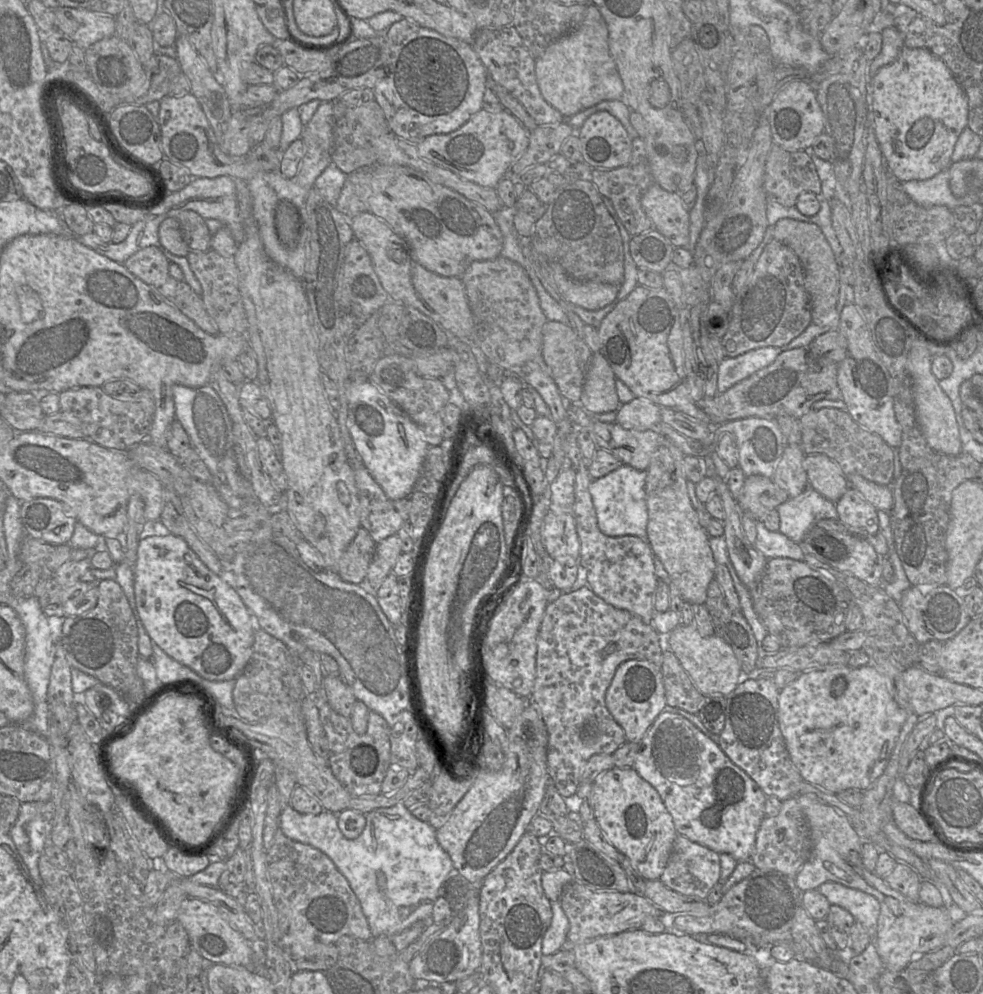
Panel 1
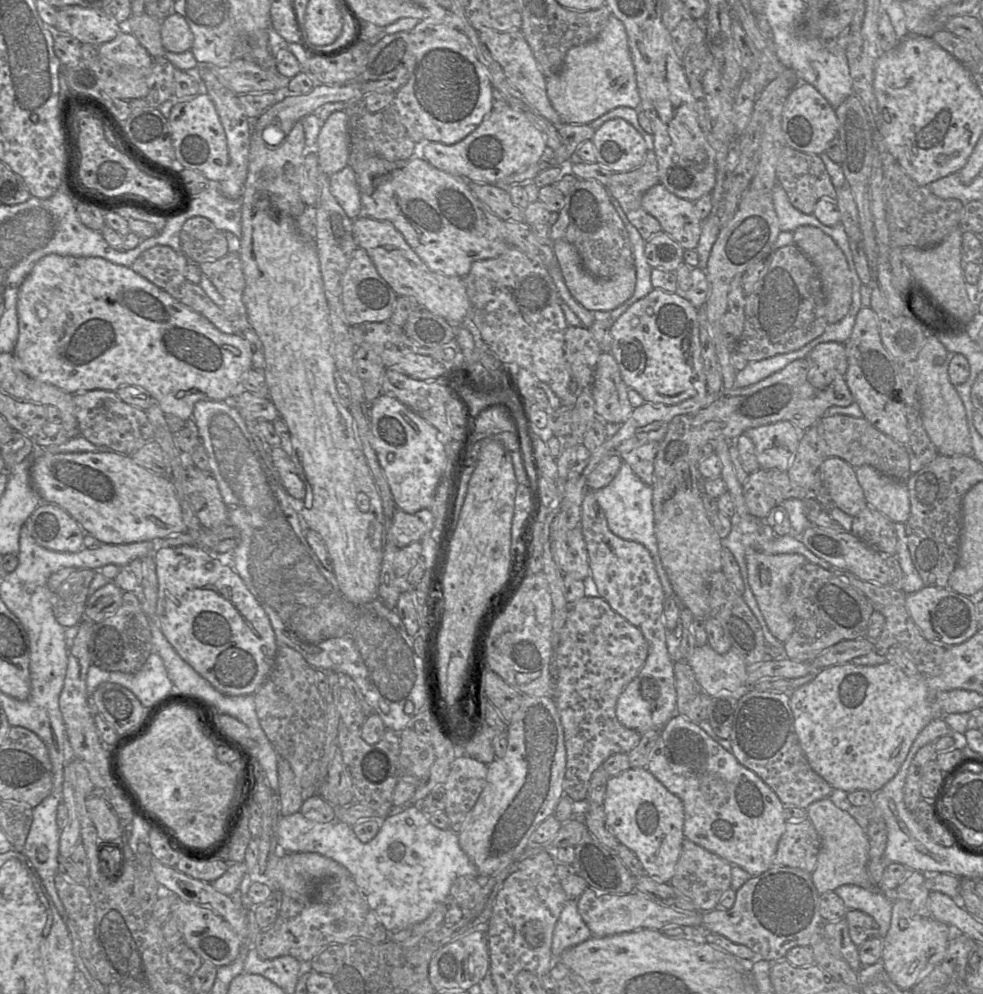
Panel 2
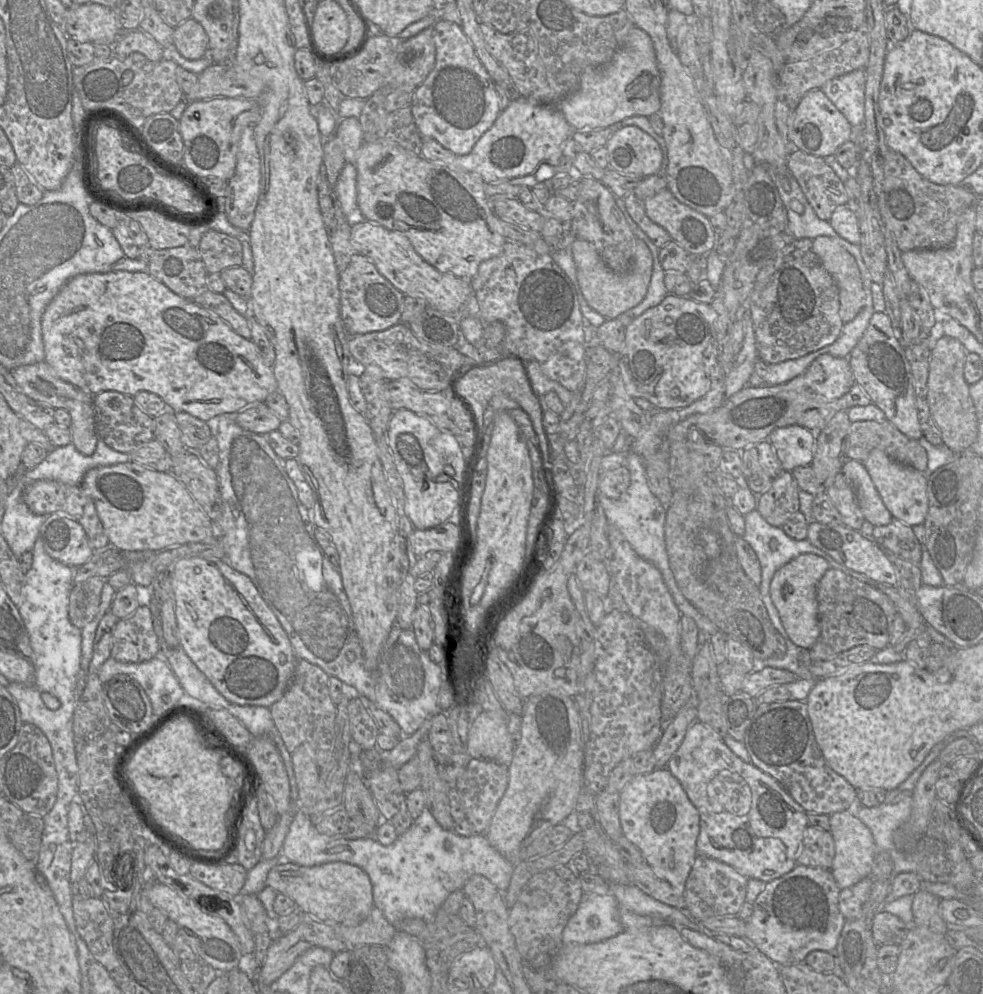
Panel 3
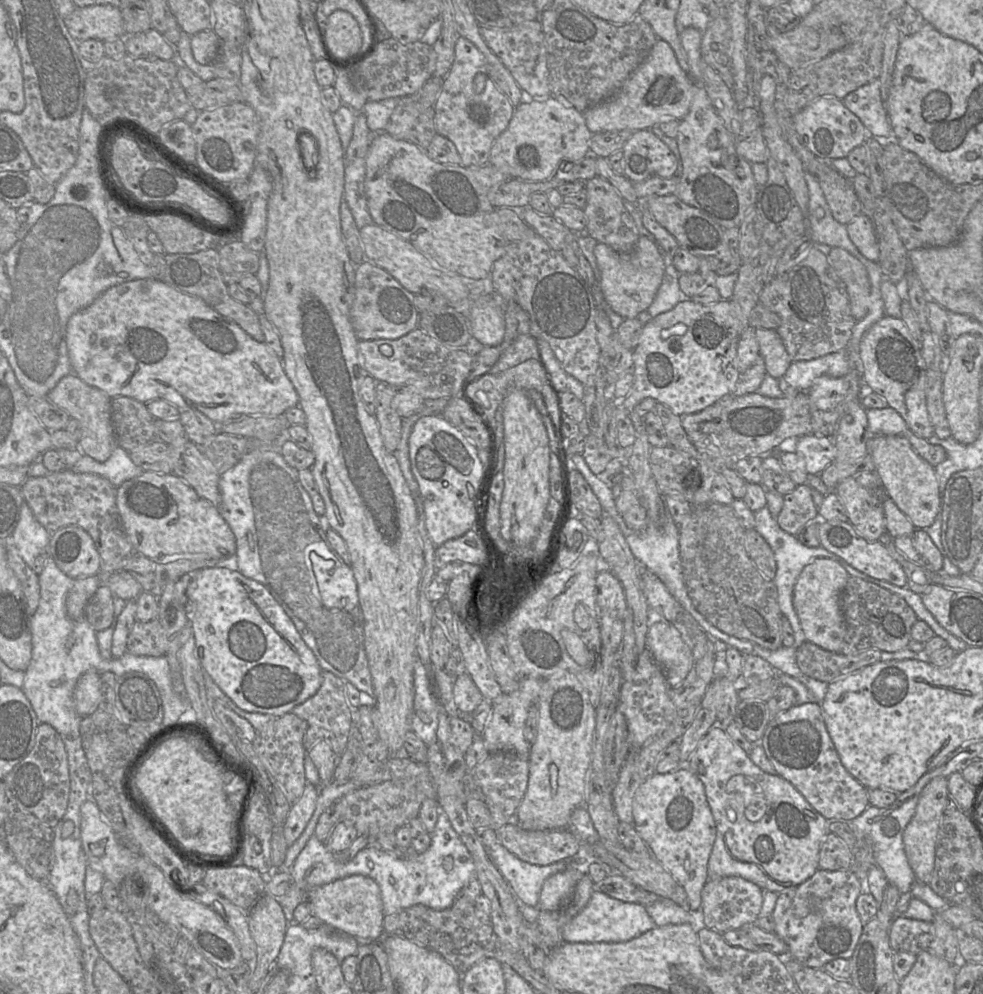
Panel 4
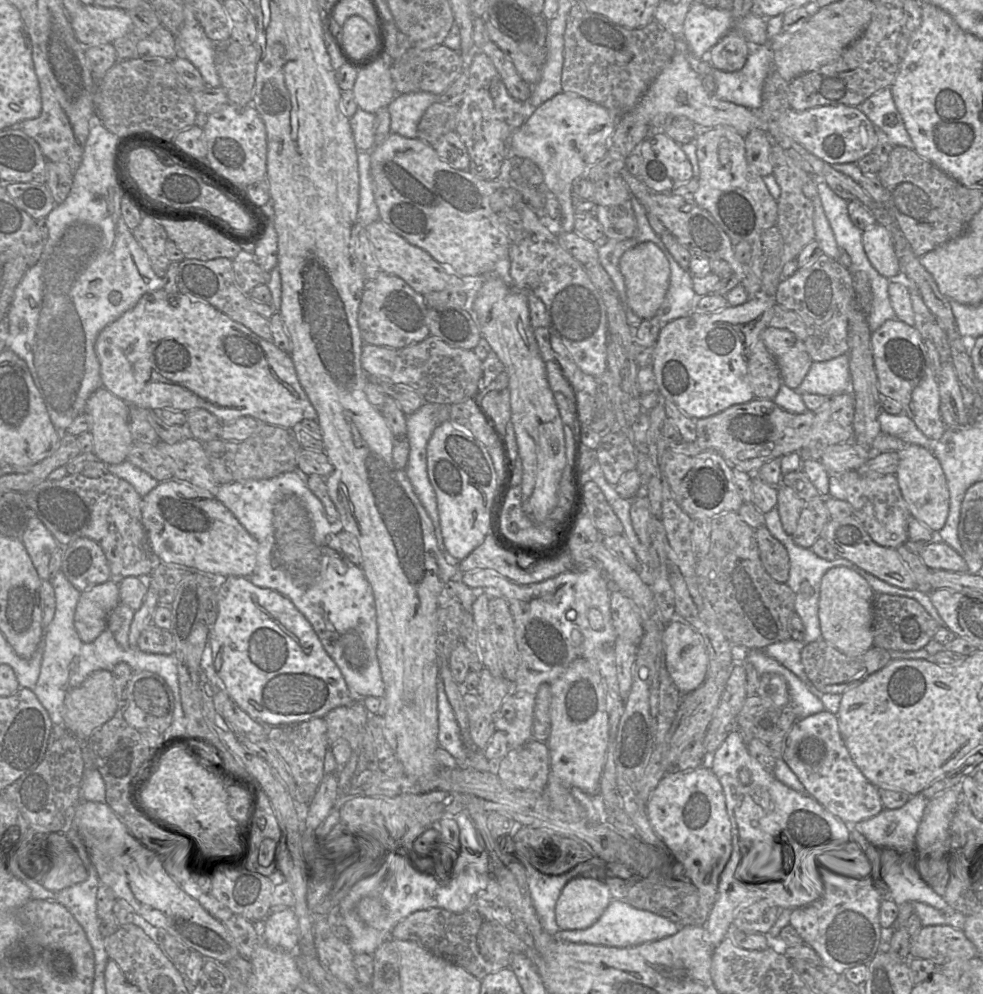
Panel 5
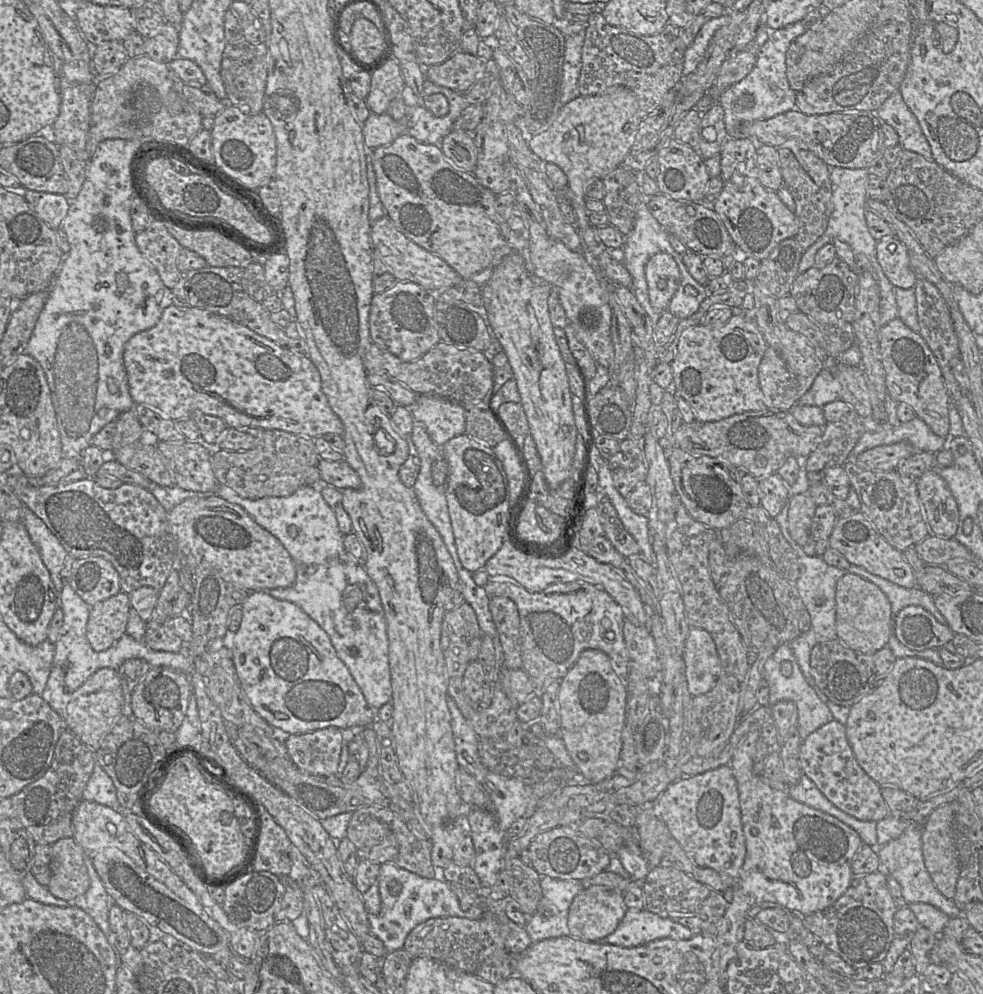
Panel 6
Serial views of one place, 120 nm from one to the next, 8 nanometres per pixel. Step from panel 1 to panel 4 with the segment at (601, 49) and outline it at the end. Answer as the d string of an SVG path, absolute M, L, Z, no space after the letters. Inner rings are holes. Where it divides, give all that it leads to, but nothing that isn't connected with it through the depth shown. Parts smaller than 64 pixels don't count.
M658 39L645 60L611 98L584 110L583 117L592 133L620 130L648 130L664 120L681 120L689 112L697 83L679 65L671 46Z

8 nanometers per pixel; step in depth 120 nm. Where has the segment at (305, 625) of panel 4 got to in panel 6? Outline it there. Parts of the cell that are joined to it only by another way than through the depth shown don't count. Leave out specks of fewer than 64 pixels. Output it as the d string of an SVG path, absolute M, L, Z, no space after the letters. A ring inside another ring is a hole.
M218 484L215 495L242 507L259 526L276 537L292 557L296 566L295 583L286 588L268 589L265 592L278 600L297 605L328 634L337 656L347 666L365 700L375 712L391 702L389 641L379 592L364 567L345 551L344 534L339 529L334 511L324 500L319 488L303 485L287 497L247 499L240 497L231 488Z

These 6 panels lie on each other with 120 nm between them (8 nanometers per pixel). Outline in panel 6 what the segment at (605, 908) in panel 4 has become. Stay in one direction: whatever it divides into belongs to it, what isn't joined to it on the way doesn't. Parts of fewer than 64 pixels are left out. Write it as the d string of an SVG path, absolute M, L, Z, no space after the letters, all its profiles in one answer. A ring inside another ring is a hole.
M628 908L617 929L604 939L593 943L606 943L620 947L635 947L658 939L688 940L694 932L669 918L644 909Z

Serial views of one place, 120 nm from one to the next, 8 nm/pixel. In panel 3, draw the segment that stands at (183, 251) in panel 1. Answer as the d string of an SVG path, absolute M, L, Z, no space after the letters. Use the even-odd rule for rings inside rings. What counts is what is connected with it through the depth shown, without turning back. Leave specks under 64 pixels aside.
M210 229L206 231L197 246L208 273L241 266L243 261L242 241L226 233Z

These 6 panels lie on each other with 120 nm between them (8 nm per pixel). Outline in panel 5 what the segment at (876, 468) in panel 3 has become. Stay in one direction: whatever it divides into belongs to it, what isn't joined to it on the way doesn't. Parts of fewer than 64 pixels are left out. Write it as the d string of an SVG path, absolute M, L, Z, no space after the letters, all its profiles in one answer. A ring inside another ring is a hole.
M912 443L896 452L899 463L895 476L911 516L937 533L946 523L950 506L949 490L939 461L932 452Z

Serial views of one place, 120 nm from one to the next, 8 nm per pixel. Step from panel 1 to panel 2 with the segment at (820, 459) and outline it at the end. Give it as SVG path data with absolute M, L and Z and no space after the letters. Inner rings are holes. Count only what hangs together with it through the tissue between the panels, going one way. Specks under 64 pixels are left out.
M827 457L820 466L822 484L837 508L855 517L868 504L855 468L838 457Z

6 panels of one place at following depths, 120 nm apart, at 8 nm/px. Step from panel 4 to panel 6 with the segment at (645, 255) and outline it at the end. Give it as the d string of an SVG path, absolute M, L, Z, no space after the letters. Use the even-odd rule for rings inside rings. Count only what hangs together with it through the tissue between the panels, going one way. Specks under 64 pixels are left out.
M657 253L645 266L645 279L650 305L659 312L665 311L679 286L680 272L677 263L670 255Z

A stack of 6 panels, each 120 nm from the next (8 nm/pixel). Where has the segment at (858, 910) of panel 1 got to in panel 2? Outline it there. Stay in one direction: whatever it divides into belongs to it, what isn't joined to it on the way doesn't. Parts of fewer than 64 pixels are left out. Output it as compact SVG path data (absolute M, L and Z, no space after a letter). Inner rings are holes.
M842 885L834 892L848 909L855 909L872 916L879 927L879 936L887 934L892 916L892 901L884 893L857 885Z

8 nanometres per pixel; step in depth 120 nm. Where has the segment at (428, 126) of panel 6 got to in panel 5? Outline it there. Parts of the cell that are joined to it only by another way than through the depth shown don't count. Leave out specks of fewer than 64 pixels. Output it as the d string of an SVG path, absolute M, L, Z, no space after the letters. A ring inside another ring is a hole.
M424 91L397 95L387 107L391 118L391 133L417 138L421 118L437 100L438 95Z

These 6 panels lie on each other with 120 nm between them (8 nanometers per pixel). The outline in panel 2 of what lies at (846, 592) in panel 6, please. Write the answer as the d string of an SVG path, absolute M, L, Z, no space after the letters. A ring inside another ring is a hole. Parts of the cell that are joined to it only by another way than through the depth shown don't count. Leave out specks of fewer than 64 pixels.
M747 548L745 561L748 583L765 622L771 633L784 643L795 628L793 617L790 614L790 605L787 601L791 576L795 570L809 562L800 554L769 555L752 548Z

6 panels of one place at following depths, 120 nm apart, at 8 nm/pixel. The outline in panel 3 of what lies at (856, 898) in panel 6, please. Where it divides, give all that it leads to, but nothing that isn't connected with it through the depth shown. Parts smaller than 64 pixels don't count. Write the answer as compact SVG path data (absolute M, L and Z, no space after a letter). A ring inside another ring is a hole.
M797 865L787 874L766 883L765 888L753 903L752 915L746 921L745 939L777 966L804 963L805 958L812 951L835 953L841 931L846 922L838 905L840 891L841 889L830 870Z

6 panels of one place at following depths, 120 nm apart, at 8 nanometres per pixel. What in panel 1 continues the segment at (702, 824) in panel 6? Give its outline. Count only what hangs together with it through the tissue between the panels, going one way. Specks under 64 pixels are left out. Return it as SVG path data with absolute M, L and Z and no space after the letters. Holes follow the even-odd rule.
M613 768L592 782L588 802L607 841L629 859L645 881L659 880L678 833L657 790L633 768Z

